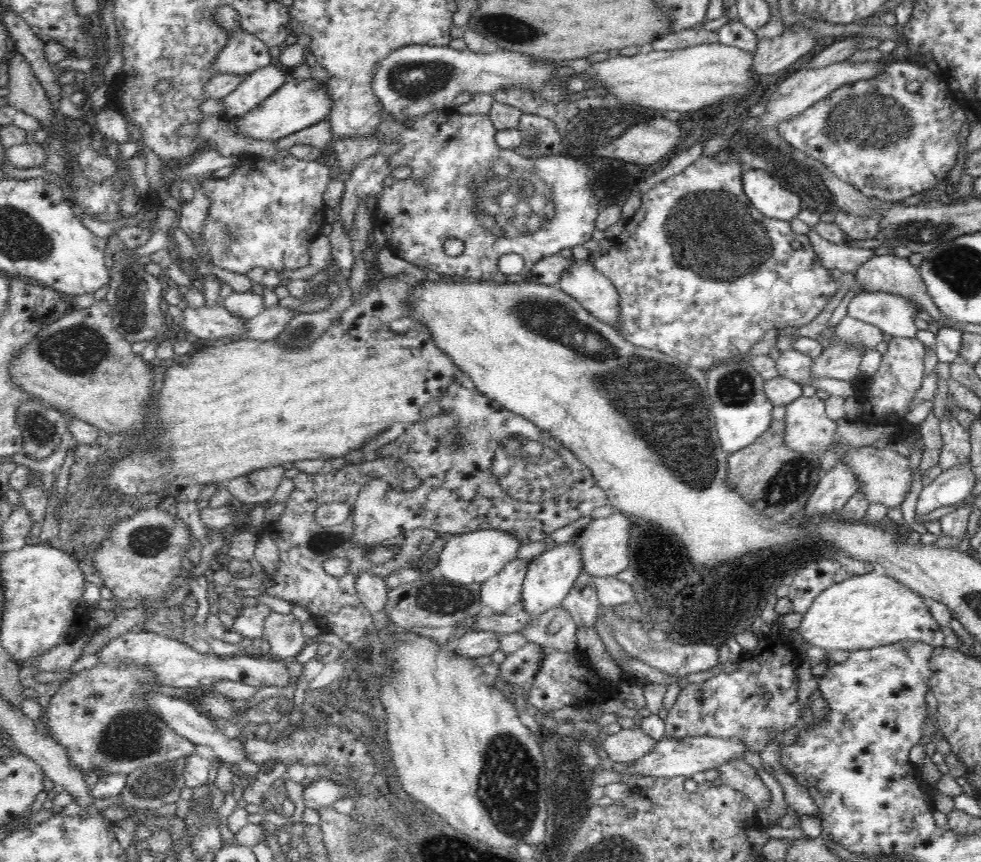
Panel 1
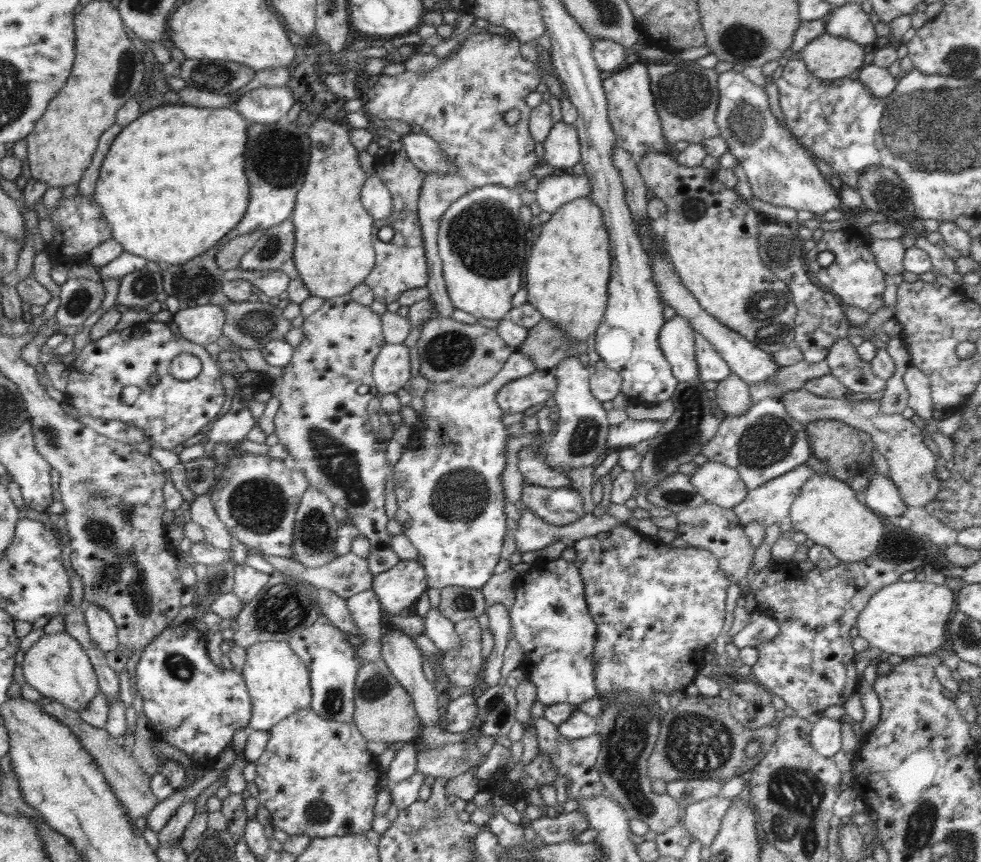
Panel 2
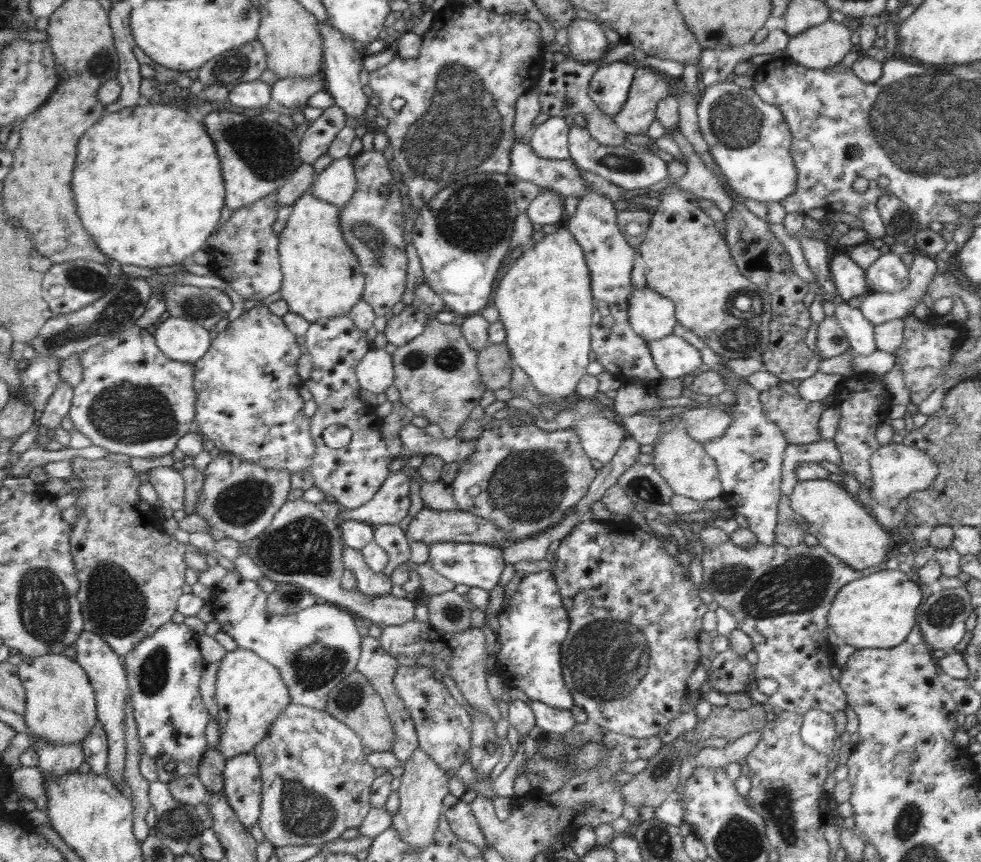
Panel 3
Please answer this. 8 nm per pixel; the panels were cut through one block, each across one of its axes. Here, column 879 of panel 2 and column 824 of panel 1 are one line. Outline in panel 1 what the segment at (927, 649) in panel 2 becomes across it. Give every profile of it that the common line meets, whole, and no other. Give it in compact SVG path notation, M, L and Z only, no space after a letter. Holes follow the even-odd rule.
M879 569L852 576L826 588L810 604L810 610L803 618L798 629L808 641L804 645L806 648L814 646L852 652L902 640L931 644L934 648L945 643L945 635L927 607L926 600Z

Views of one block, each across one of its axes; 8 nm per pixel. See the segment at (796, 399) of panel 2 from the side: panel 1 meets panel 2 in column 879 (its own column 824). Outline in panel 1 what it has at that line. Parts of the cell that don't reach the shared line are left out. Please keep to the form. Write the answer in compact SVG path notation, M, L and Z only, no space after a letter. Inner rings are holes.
M800 396L785 406L786 445L802 453L824 454L834 443L837 423L827 414L824 400Z

